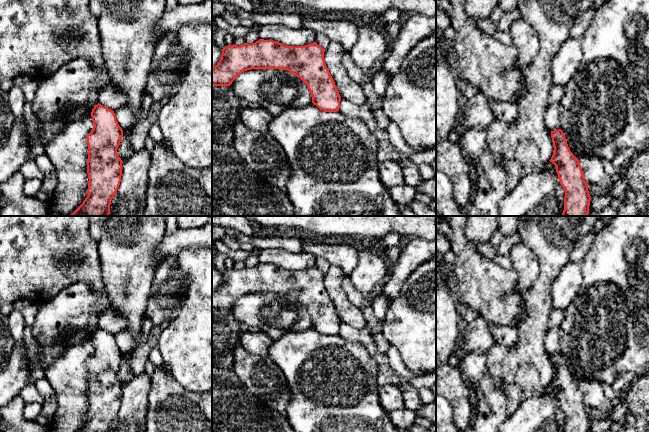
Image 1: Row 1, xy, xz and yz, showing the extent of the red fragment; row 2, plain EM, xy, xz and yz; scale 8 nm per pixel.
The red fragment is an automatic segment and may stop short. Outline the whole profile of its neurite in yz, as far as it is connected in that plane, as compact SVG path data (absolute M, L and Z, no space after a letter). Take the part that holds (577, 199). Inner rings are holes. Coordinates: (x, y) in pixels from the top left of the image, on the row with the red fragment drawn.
M561 129L551 131L554 152L550 159L556 166L559 182L565 191L562 216L587 216L591 196L579 160L570 151Z

